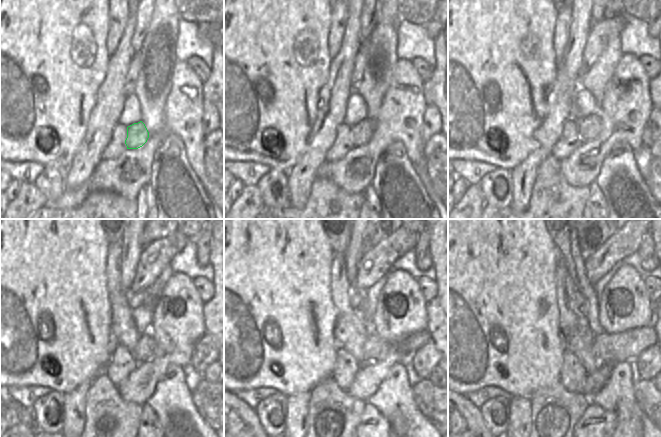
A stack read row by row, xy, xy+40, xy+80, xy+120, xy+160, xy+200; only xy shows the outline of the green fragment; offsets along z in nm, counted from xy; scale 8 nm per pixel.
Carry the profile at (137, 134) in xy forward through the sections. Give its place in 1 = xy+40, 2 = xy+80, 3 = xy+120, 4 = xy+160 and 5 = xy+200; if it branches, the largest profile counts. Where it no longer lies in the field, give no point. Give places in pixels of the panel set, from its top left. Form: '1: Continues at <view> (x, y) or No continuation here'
1: Continues at xy+40 (361, 133)
2: Continues at xy+80 (589, 128)
3: Continues at xy+120 (144, 351)
4: Continues at xy+160 (371, 349)
5: Continues at xy+200 (597, 344)

